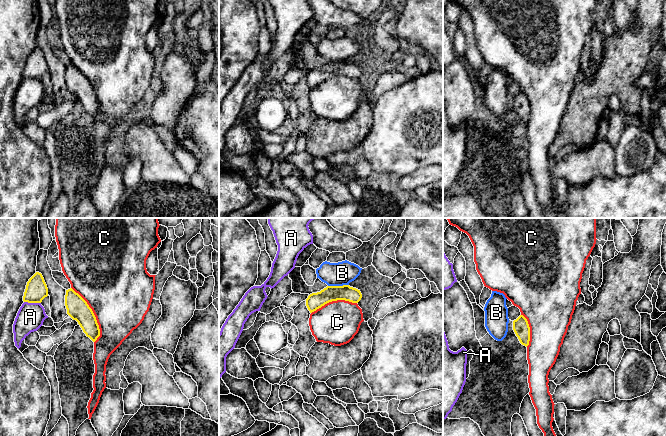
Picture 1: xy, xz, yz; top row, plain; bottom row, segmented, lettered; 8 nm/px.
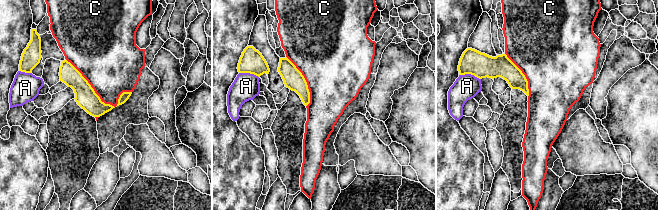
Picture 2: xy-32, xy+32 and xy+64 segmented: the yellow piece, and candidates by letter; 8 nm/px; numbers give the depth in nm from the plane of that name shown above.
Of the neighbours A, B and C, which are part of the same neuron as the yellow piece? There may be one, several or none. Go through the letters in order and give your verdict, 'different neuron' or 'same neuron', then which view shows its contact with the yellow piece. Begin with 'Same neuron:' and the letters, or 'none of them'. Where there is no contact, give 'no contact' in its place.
Same neuron: none of them
A: different neuron; contact in xy
B: different neuron; contact in xz
C: different neuron; contact in xy

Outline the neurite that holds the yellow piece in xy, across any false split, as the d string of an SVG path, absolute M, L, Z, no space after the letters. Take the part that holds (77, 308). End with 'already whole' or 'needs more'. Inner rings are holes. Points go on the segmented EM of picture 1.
M72 288L66 290L65 306L67 314L78 322L83 332L93 342L100 336L96 317L87 302Z; already whole

